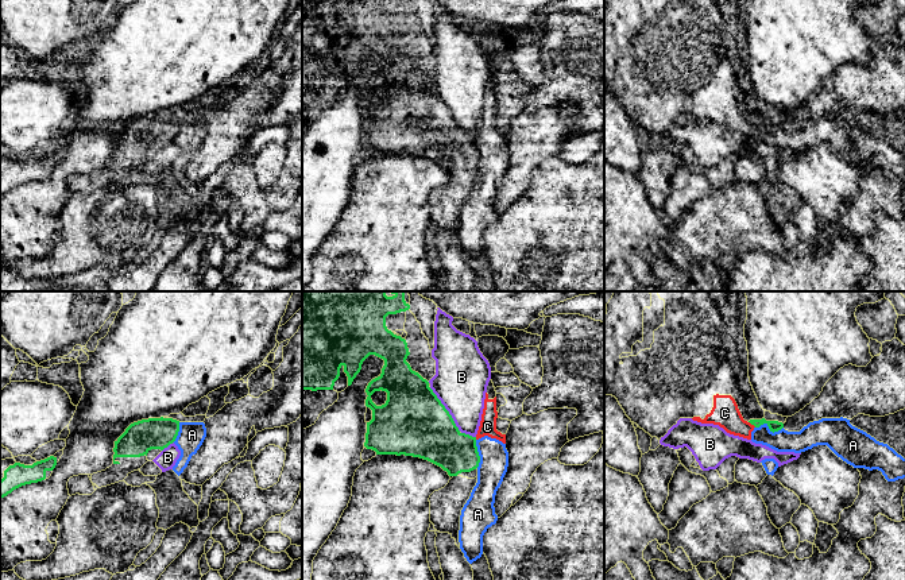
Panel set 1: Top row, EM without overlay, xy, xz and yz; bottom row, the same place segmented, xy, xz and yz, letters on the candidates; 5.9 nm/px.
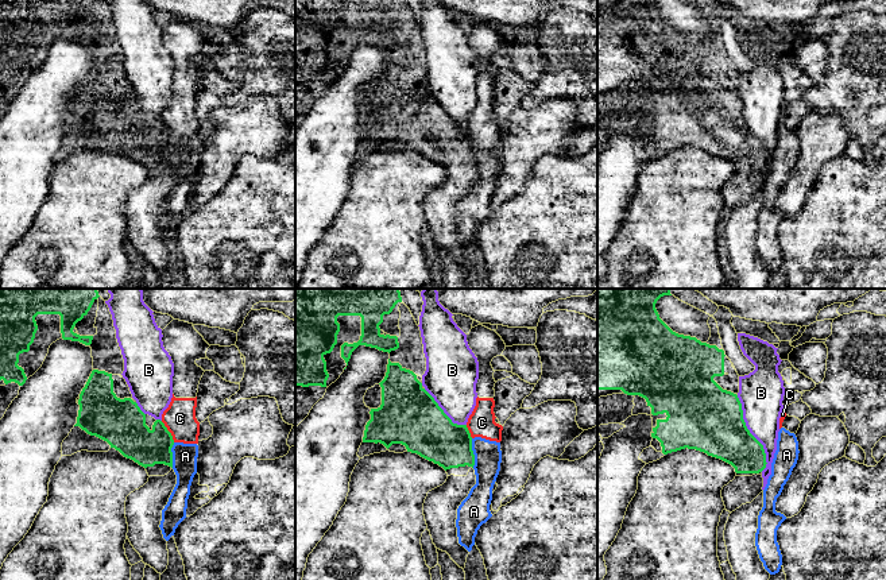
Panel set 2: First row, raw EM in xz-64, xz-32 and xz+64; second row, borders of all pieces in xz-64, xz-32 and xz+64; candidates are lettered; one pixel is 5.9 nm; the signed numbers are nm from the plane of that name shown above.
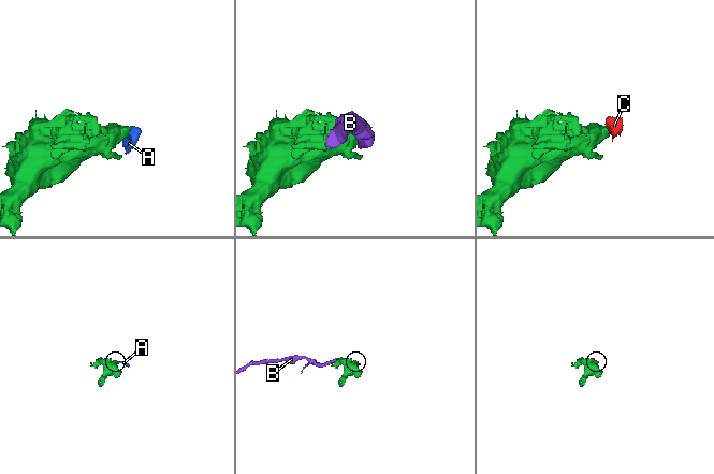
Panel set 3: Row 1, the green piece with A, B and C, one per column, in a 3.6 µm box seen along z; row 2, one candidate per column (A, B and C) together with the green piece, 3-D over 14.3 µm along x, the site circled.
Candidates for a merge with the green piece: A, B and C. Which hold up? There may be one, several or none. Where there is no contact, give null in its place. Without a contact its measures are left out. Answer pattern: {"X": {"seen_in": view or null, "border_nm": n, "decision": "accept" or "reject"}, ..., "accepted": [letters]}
{"A": {"seen_in": "yz", "border_nm": 170, "decision": "reject"}, "B": {"seen_in": "xz", "border_nm": 400, "decision": "reject"}, "C": {"seen_in": "yz", "border_nm": 60, "decision": "reject"}, "accepted": []}

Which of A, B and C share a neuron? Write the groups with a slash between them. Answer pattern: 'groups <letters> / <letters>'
groups A C / B

